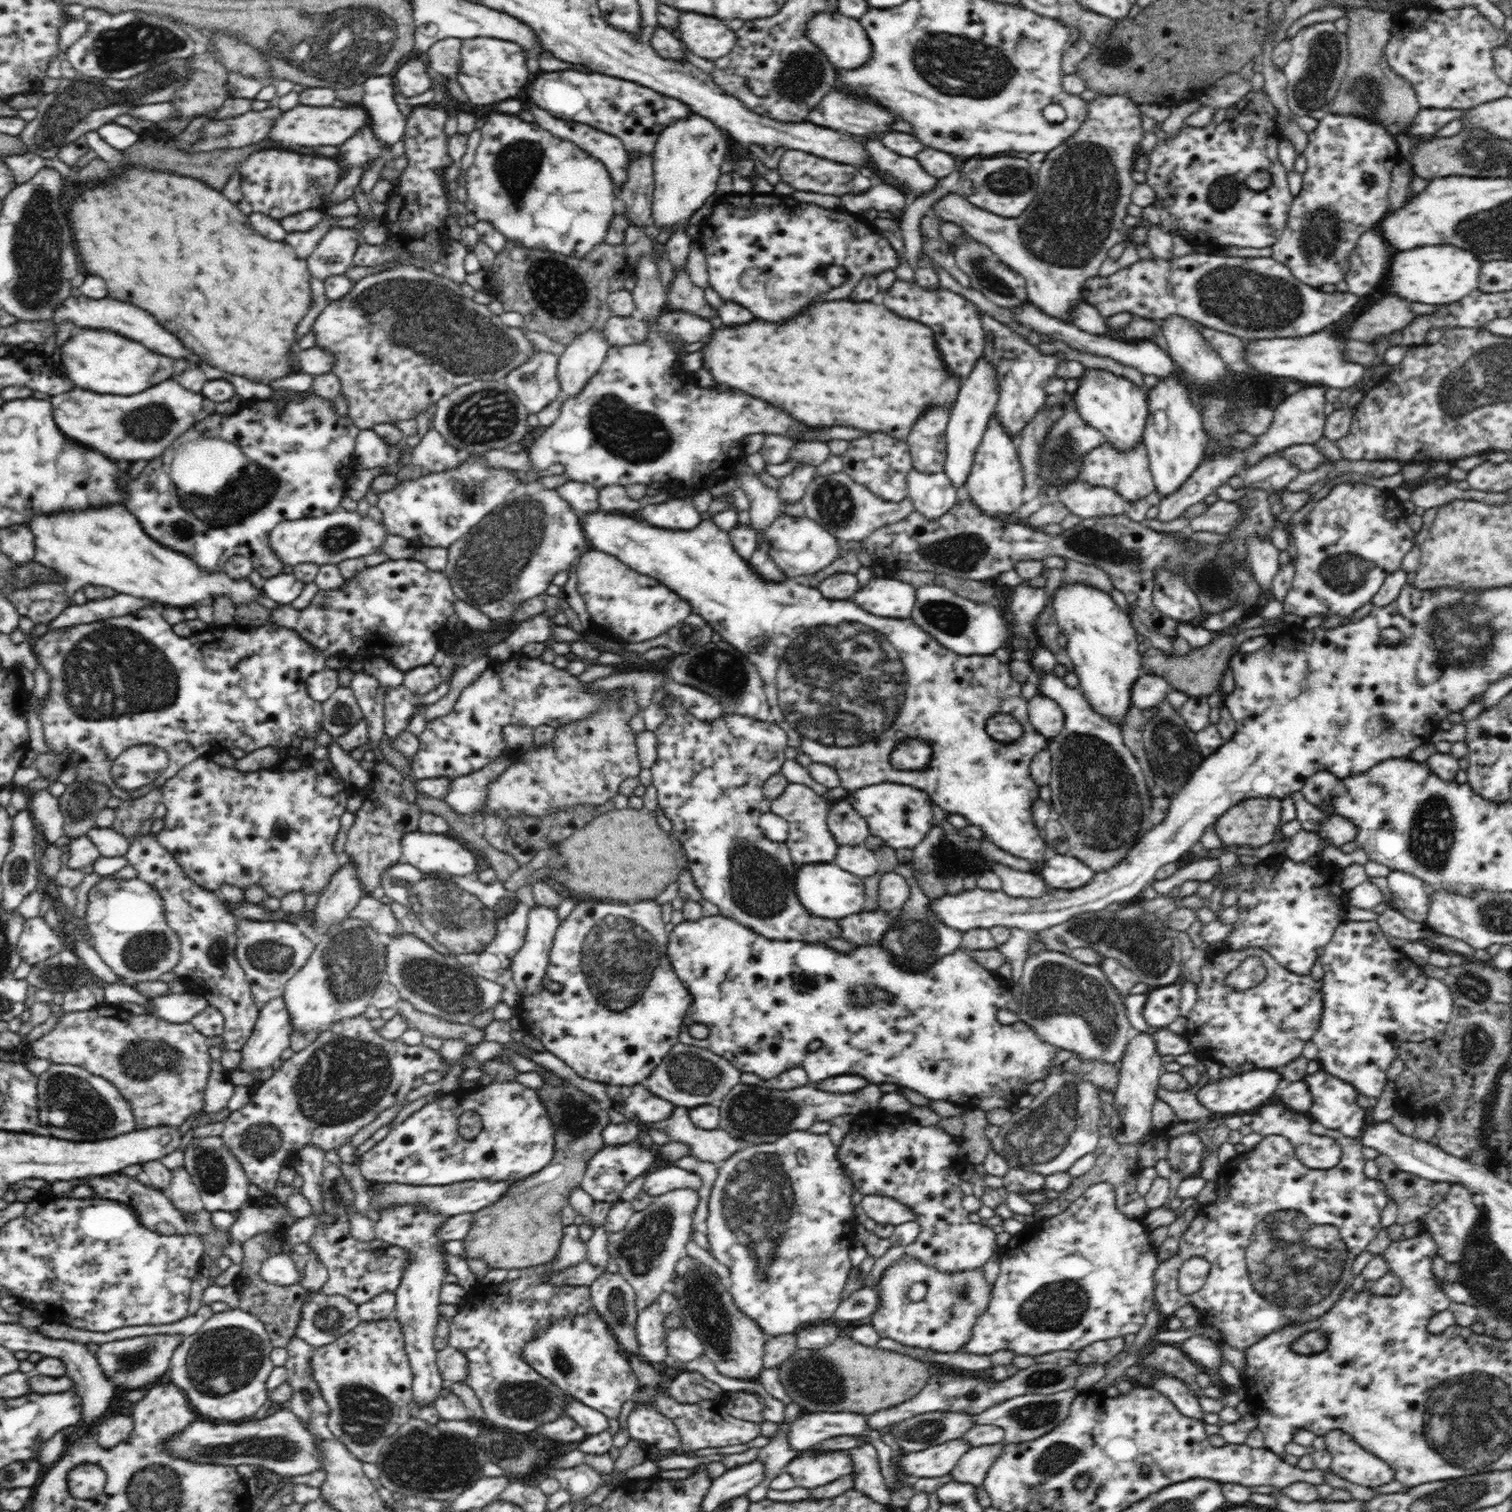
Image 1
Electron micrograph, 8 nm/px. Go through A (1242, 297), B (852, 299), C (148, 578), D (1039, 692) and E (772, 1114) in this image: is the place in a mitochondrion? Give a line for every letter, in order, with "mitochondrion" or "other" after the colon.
A: mitochondrion
B: other
C: other
D: other
E: mitochondrion

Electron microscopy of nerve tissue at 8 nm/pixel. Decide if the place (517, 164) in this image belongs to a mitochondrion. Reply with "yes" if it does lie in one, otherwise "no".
yes

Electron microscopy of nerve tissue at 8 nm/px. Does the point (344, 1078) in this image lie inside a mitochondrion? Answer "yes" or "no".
yes

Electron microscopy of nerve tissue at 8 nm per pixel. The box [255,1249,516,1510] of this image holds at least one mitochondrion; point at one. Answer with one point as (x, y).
(422, 1460)

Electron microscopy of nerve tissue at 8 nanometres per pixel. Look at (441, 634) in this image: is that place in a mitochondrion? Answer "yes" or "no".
no

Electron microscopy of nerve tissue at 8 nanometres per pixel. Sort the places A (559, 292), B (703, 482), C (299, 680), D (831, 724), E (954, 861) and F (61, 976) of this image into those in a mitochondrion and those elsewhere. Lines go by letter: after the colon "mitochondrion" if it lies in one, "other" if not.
A: mitochondrion
B: other
C: other
D: mitochondrion
E: other
F: mitochondrion

